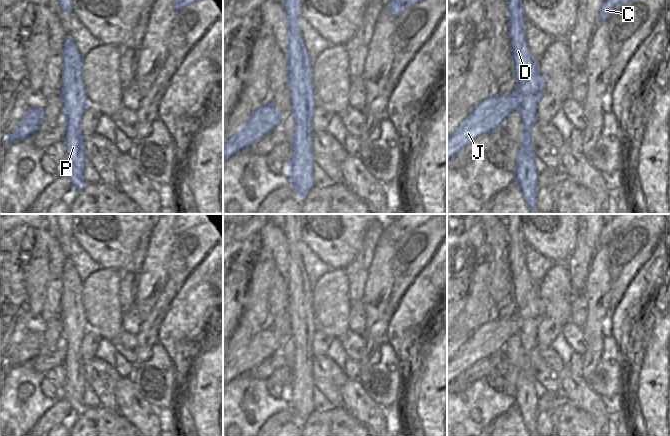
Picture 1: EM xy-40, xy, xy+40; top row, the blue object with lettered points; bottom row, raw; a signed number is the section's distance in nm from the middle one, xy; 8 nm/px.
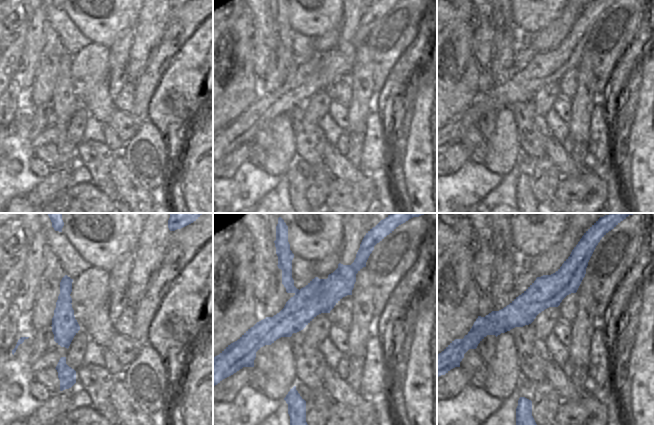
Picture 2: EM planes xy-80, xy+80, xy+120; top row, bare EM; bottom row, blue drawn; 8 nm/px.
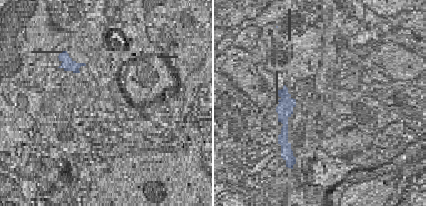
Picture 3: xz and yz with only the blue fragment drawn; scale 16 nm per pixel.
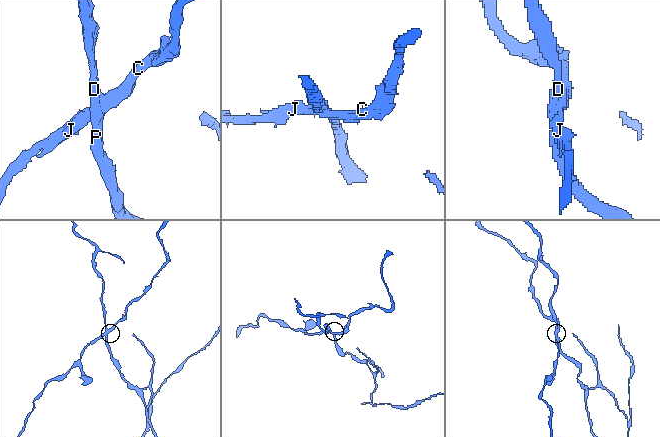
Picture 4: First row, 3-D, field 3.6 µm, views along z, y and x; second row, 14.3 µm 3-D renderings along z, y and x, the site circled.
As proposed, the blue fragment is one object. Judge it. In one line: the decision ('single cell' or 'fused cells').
fused cells

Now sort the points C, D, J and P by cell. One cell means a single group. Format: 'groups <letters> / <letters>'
groups C J / D P

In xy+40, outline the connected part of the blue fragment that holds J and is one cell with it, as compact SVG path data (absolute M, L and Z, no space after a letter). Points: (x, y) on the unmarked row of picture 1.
M537 292L535 300L529 300L523 310L518 309L507 320L490 320L478 328L447 362L447 386L479 360L490 358L503 349L509 338L520 333L525 318L542 320L545 313L546 303Z

